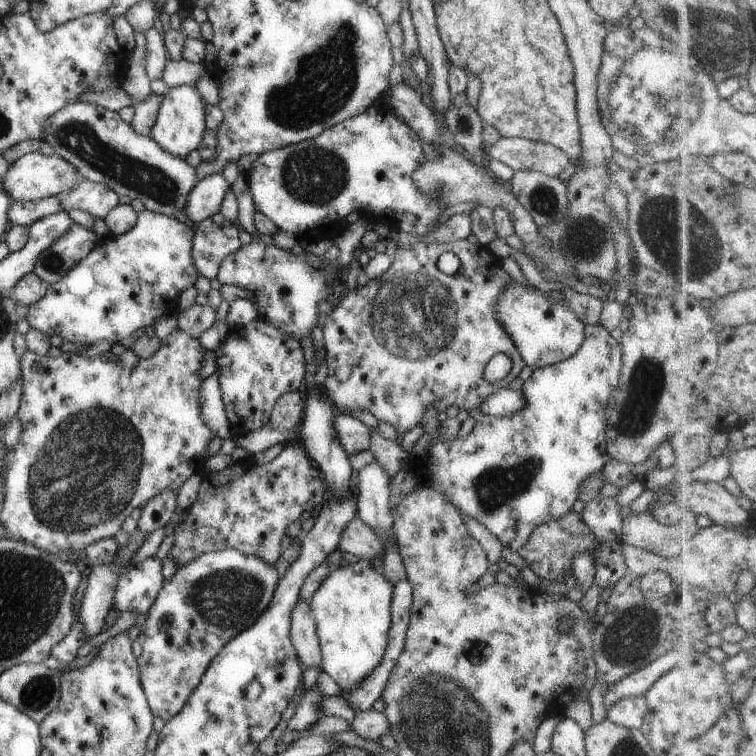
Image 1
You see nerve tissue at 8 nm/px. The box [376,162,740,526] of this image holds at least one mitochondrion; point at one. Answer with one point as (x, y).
(682, 239)

